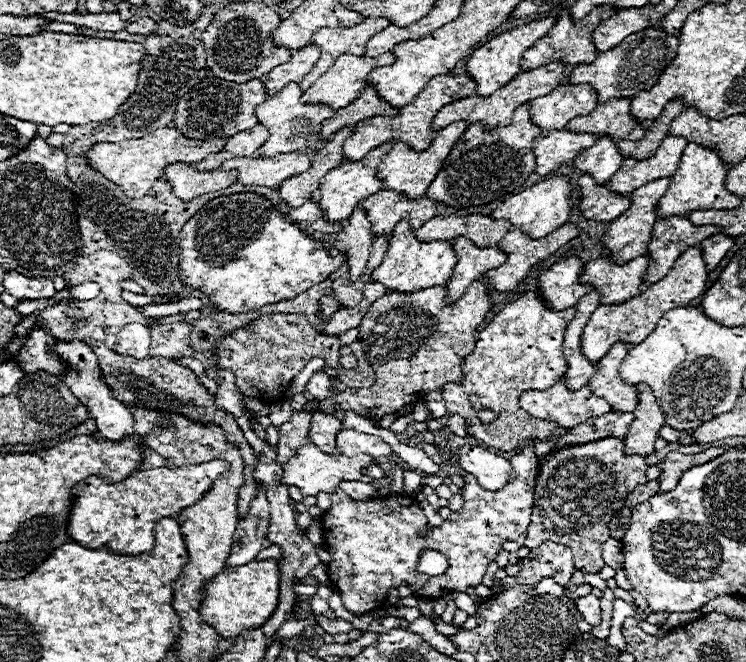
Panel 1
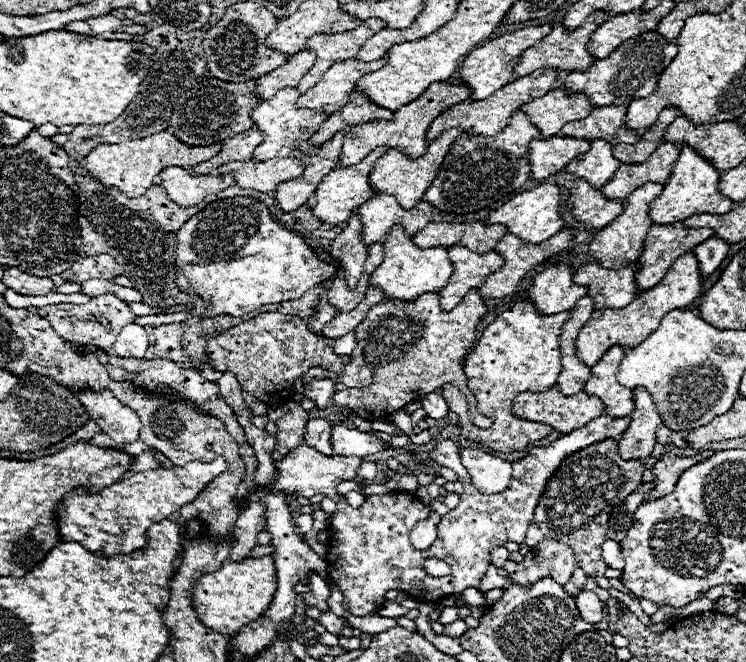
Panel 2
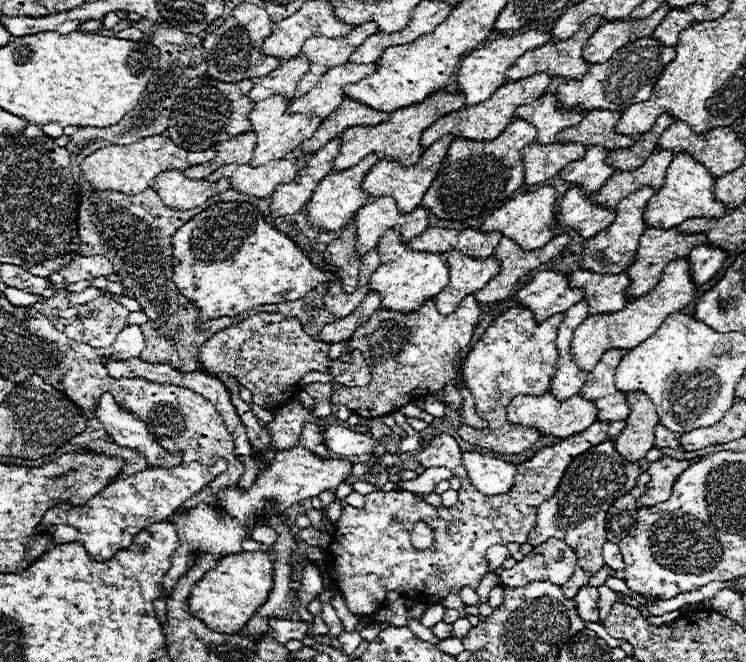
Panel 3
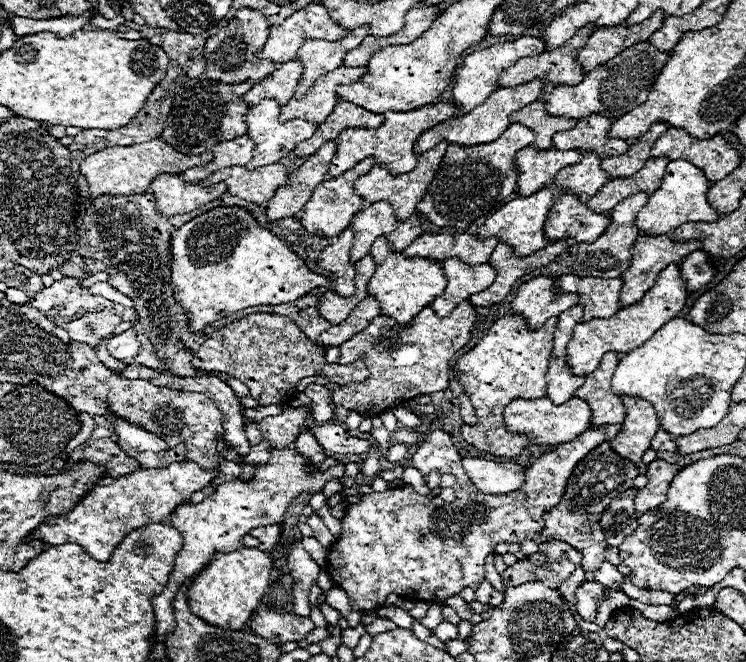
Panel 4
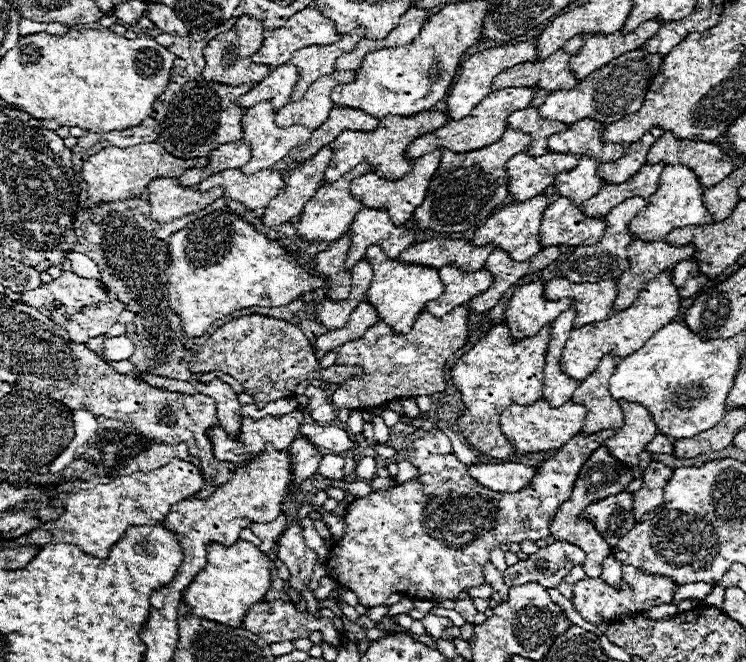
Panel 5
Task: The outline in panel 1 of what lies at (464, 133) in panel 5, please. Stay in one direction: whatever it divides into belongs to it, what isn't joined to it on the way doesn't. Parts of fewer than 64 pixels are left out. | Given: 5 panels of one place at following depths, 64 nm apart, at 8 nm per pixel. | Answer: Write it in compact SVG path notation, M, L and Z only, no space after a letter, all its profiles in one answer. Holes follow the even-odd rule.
M552 62L548 66L542 66L540 70L530 70L528 74L520 72L512 82L508 82L508 86L502 86L500 90L496 90L496 94L490 94L488 98L480 98L480 96L472 96L472 98L464 98L460 102L452 102L452 106L444 106L444 110L440 110L440 114L436 114L436 118L432 120L432 132L438 132L442 128L446 128L452 122L482 122L486 130L494 130L498 126L508 126L512 120L512 114L518 106L526 104L528 100L540 98L550 94L554 88L558 88L562 84L562 76L566 74L566 66L560 66L560 62Z

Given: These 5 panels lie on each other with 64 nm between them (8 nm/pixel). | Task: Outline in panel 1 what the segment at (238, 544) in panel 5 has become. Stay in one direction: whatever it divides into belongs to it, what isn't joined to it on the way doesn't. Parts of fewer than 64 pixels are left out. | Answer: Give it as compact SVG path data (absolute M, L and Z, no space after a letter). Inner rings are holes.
M252 560L242 566L224 568L224 572L216 574L204 588L202 604L200 604L200 618L208 626L212 626L222 638L234 640L240 630L262 626L264 620L272 614L272 610L278 604L278 592L280 592L280 572L276 560Z

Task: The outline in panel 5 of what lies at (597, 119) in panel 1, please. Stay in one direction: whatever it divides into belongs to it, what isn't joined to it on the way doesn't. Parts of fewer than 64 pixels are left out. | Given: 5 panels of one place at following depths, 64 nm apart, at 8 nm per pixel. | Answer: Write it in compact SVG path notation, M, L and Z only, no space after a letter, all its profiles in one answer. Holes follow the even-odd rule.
M578 120L570 124L566 132L554 134L548 138L548 150L558 154L578 154L594 158L598 164L602 162L614 162L624 156L624 148L620 144L604 144L600 142L604 126L592 120Z

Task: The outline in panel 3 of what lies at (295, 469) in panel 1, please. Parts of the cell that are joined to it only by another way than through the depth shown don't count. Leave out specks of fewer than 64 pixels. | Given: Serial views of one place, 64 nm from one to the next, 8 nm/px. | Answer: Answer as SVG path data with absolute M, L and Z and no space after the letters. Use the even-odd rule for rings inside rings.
M292 448L292 450L280 450L274 452L274 460L266 470L262 470L252 484L252 488L242 490L238 486L223 489L218 494L218 503L200 504L192 510L178 510L170 516L170 522L176 526L180 534L180 548L172 556L172 568L164 576L164 596L154 600L154 612L164 624L168 620L166 616L166 598L170 596L176 582L194 566L192 556L194 554L234 554L242 550L242 540L250 534L250 530L256 526L256 522L266 522L266 506L270 500L276 502L274 512L284 514L294 502L318 496L324 490L336 490L340 482L344 482L350 476L352 462L348 460L322 460L316 458L312 452L304 448Z

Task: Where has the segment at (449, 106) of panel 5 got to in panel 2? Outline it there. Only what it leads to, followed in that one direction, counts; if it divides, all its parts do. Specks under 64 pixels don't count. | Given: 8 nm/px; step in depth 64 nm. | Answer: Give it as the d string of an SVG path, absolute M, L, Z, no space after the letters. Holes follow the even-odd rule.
M544 24L544 26L532 26L532 28L522 28L514 34L504 34L500 38L494 38L490 42L486 42L484 46L480 46L478 50L474 50L472 54L466 56L466 60L462 62L462 68L460 68L460 78L464 82L468 82L472 94L472 102L474 100L484 100L484 98L490 98L500 86L506 86L512 78L512 70L514 66L518 64L518 58L522 56L524 50L532 48L536 42L540 42L544 36L548 36L552 32L552 26L550 24Z

